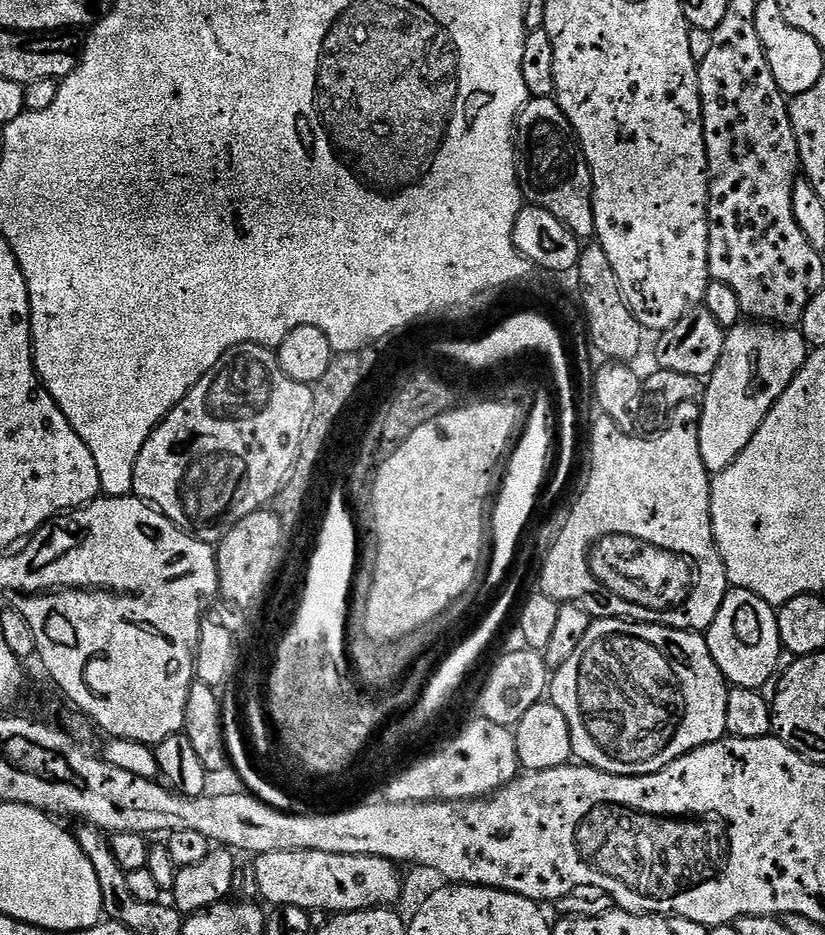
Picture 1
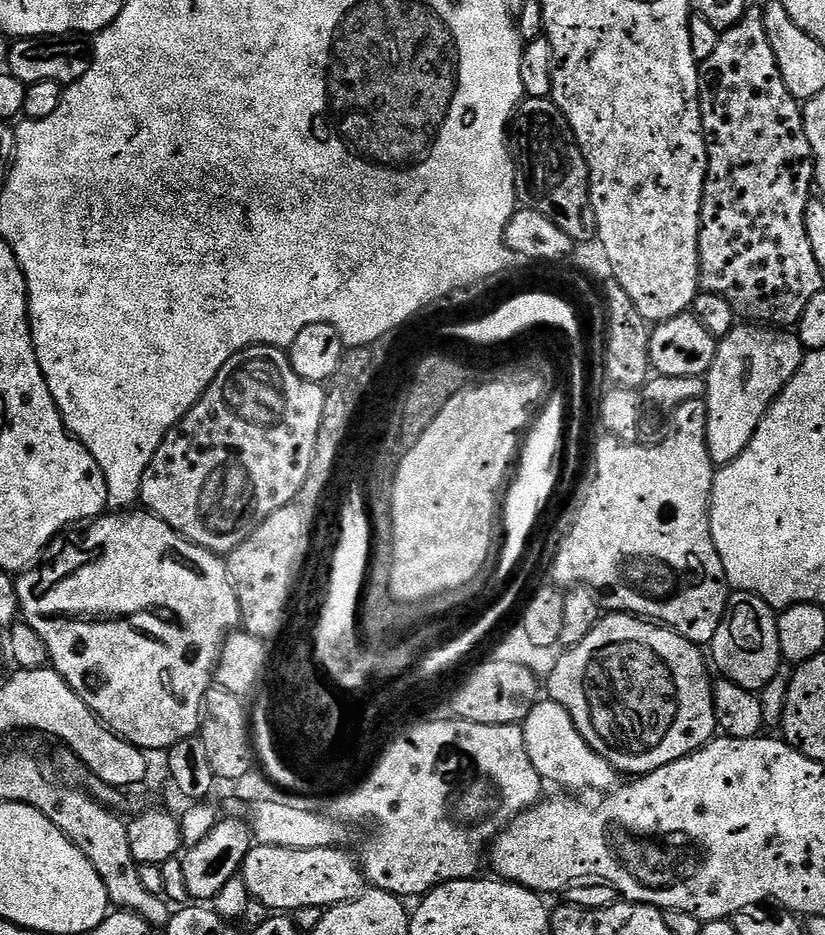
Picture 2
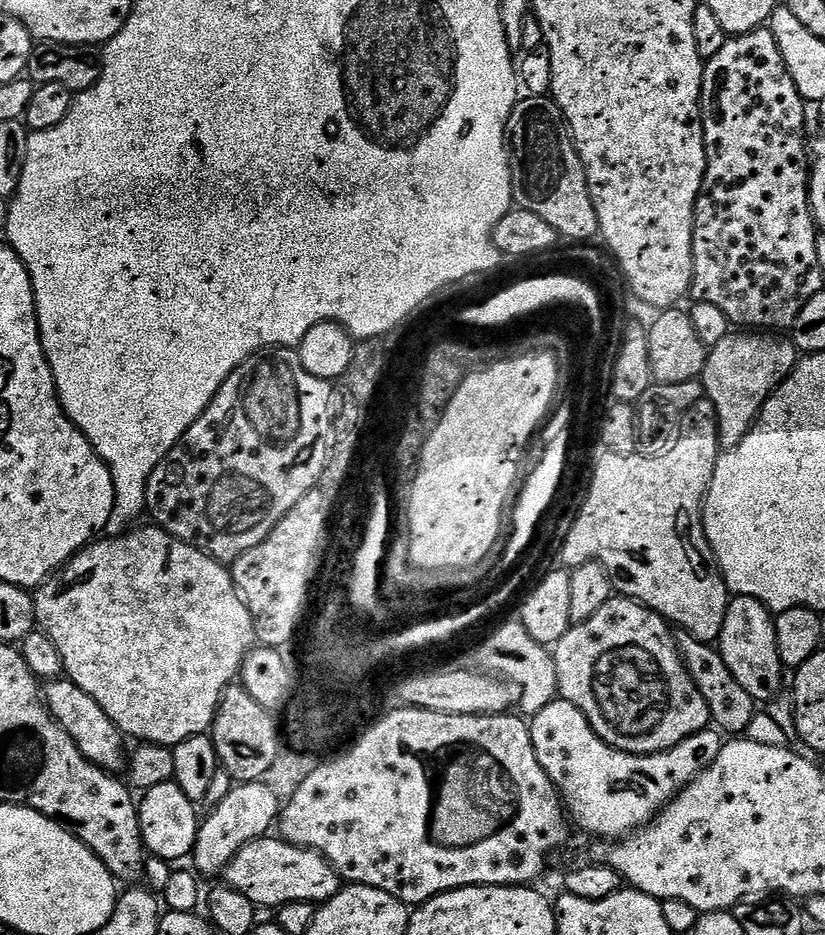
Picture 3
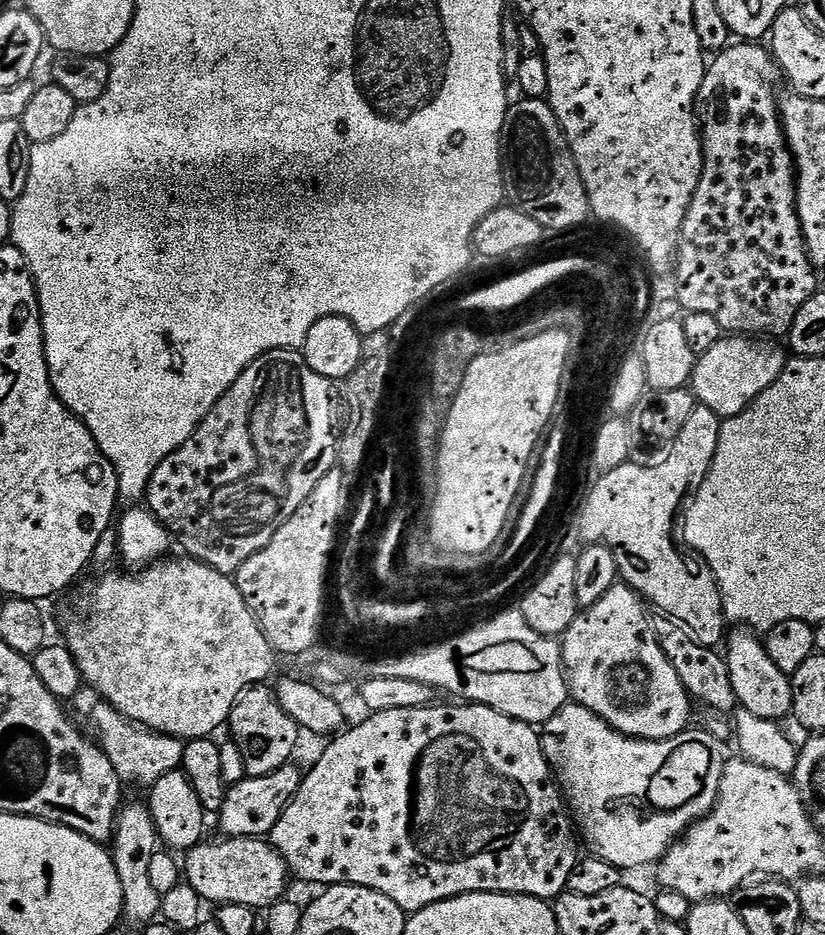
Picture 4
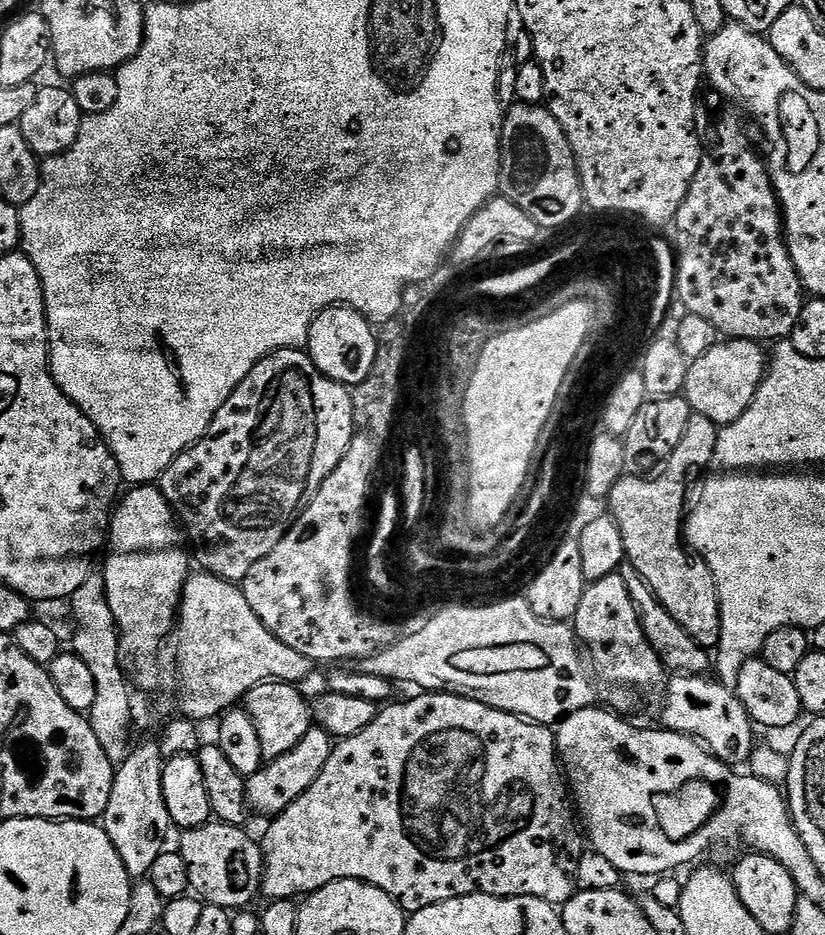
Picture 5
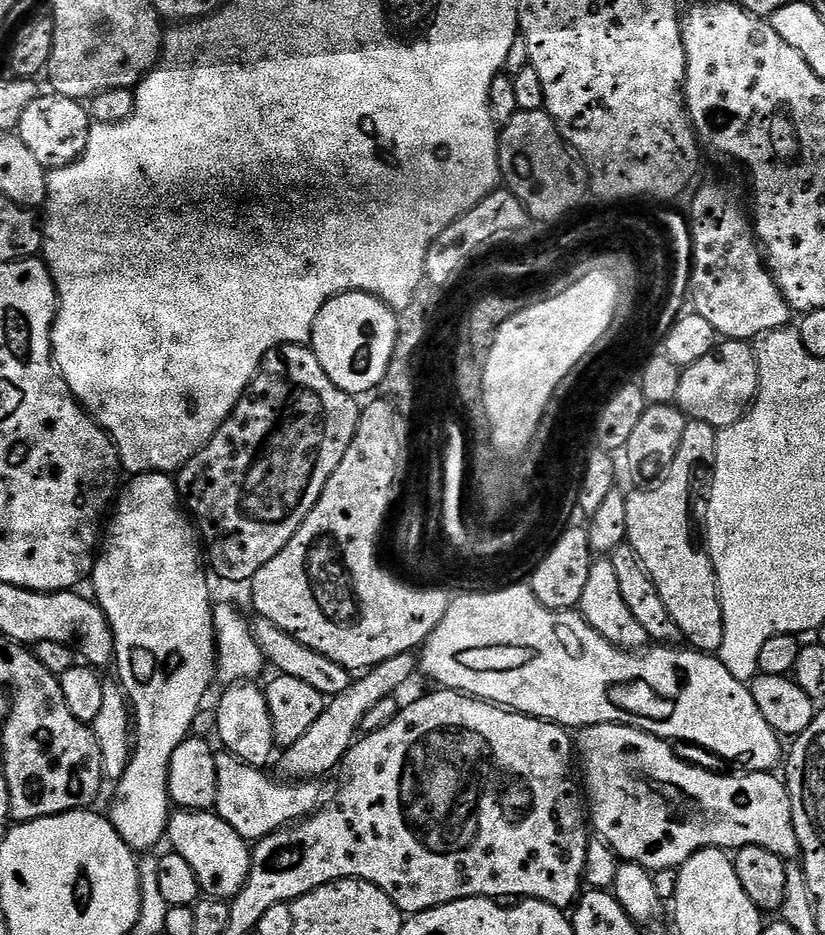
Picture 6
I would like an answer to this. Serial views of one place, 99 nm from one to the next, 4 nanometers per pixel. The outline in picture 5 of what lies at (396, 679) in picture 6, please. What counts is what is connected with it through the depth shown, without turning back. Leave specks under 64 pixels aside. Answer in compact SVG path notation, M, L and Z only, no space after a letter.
M313 726L306 734L306 738L302 738L302 742L294 746L294 750L282 754L282 758L267 761L264 767L247 777L244 789L248 795L249 809L255 815L257 812L260 816L268 816L267 818L279 816L282 810L286 810L286 806L290 806L290 802L294 802L302 793L310 790L310 786L314 786L314 778L322 774L322 766L326 766L333 747L333 737L323 728Z

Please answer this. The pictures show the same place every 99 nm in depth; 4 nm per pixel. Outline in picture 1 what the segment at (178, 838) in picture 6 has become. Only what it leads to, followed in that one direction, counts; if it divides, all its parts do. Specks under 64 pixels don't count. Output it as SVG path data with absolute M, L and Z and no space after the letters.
M261 852L256 860L256 888L269 900L269 905L298 906L305 910L317 908L329 914L360 912L363 908L395 905L404 884L400 881L401 869L381 856L351 856L325 852Z

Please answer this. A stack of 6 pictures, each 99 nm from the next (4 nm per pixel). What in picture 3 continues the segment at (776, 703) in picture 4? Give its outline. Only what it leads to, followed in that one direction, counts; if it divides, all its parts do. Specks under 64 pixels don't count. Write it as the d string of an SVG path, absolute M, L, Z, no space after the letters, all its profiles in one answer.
M735 596L729 601L718 651L734 678L757 703L766 704L781 693L780 676L784 674L784 667L778 658L775 621L770 611L757 599Z

